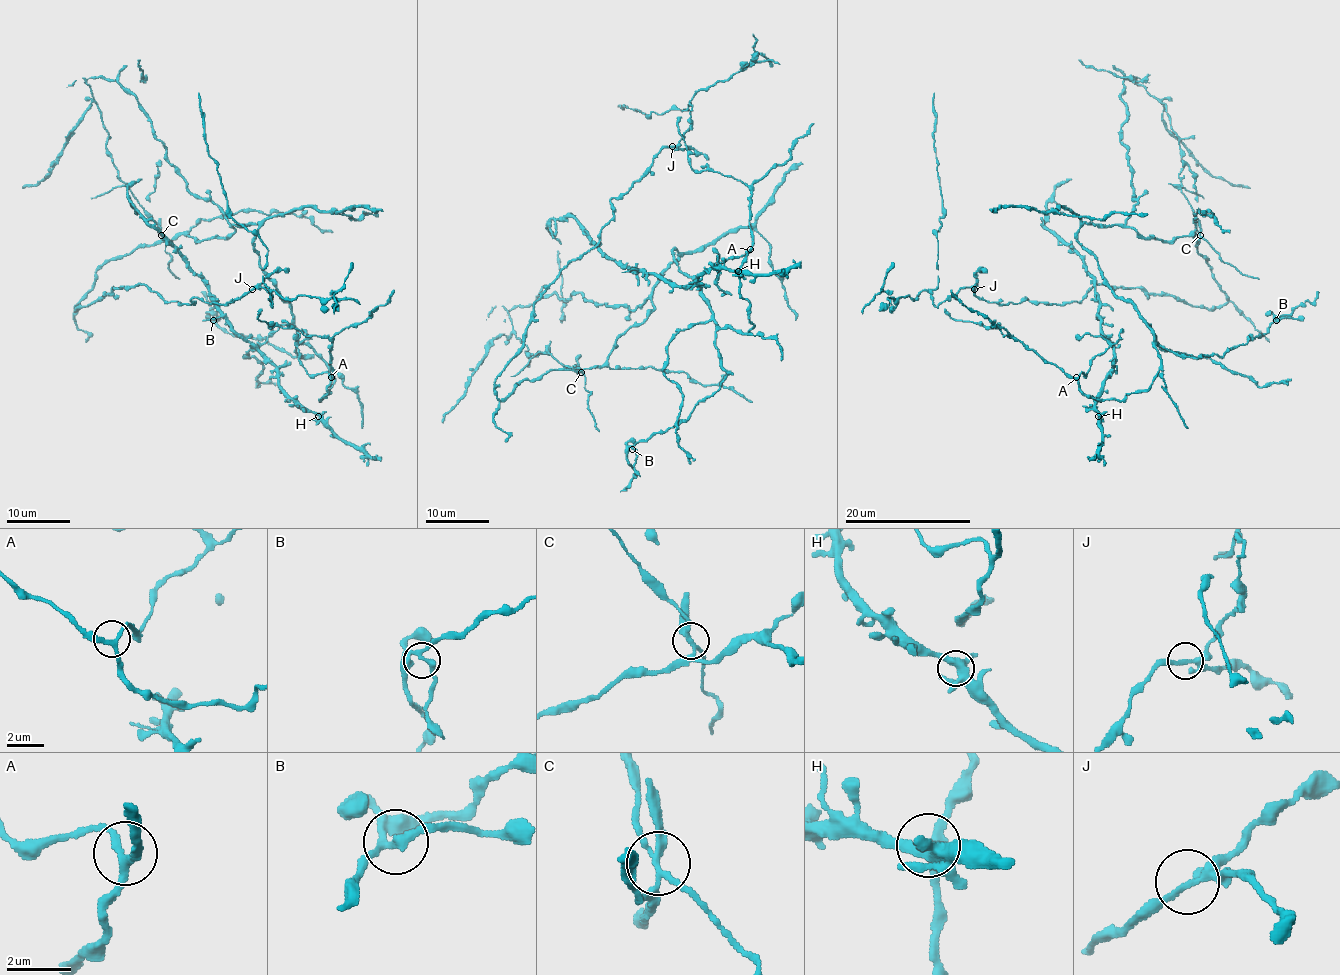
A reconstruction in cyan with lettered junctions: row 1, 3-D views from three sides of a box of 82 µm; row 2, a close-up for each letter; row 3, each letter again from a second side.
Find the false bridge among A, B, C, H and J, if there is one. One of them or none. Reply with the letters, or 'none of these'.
C

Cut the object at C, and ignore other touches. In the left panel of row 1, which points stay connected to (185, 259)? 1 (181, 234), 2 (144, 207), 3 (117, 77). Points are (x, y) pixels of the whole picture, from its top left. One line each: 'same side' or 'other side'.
1: same side
2: other side
3: same side

